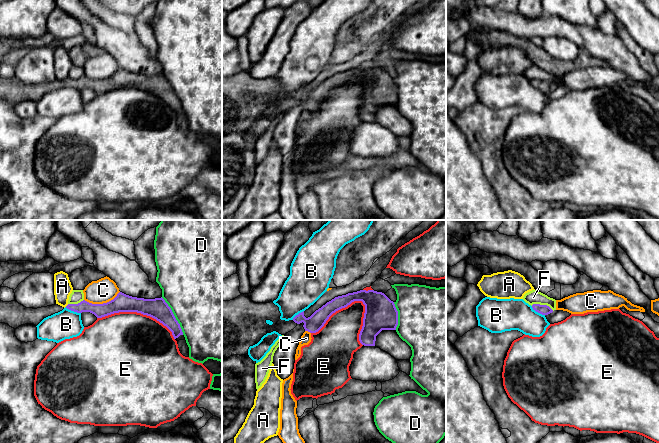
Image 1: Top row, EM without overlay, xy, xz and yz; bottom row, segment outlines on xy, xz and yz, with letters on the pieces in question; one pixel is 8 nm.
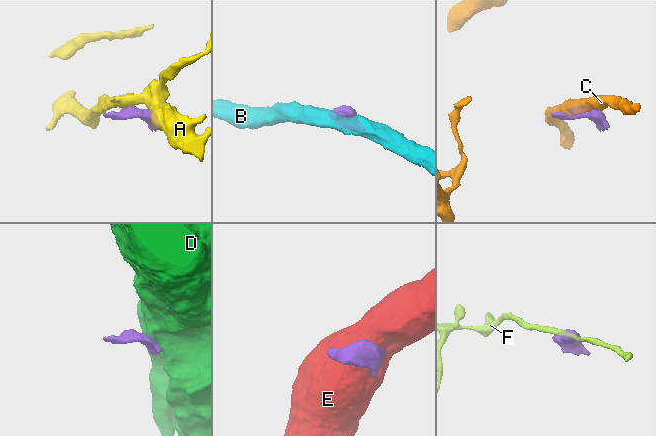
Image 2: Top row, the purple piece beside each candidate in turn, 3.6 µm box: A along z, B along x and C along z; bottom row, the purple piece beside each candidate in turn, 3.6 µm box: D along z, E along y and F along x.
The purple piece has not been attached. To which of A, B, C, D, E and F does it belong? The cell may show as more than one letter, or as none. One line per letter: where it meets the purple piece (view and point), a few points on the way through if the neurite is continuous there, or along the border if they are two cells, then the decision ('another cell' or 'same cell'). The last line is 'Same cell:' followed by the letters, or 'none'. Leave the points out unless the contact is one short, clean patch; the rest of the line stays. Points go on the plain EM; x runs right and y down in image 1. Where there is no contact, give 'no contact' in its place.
A: contact xy (67, 81); border xy (68, 80), (65, 82); another cell
B: contact xy (73, 86); border xy (65, 83), (80, 89); another cell
C: contact xy (103, 79); another cell
D: contact xy (174, 92); border xy (161, 73), (170, 84), (183, 110); another cell
E: contact xz (337, 86); another cell
F: contact yz (542, 81); border yz (531, 81), (546, 80), (553, 86); another cell
Same cell: none

